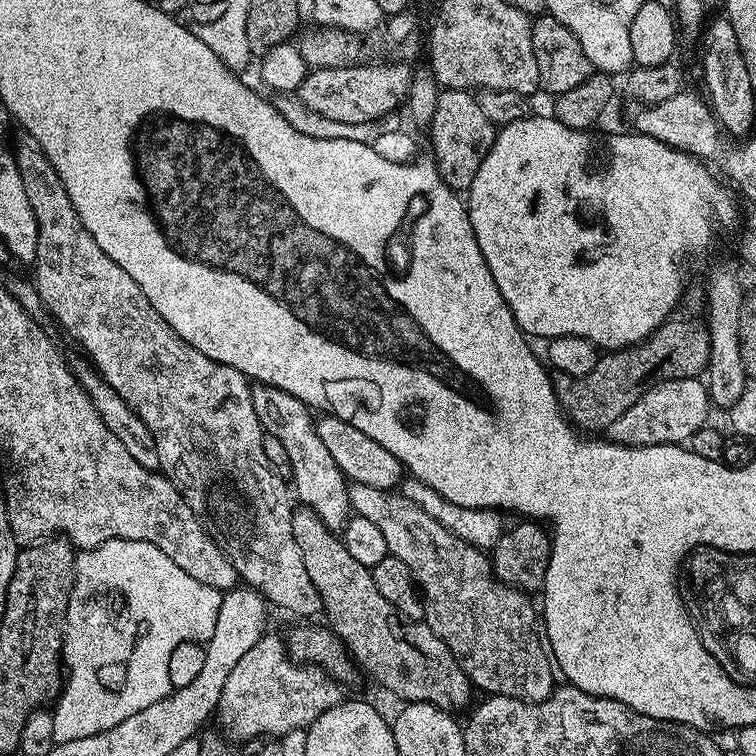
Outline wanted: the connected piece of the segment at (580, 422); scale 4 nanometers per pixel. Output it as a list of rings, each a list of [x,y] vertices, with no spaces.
[[[669,318],[641,344],[629,348],[609,351],[596,361],[594,370],[585,376],[555,377],[556,397],[560,399],[560,411],[572,421],[577,429],[589,428],[589,433],[607,430],[610,425],[646,390],[650,390],[663,380],[697,378],[707,369],[710,358],[710,334],[703,323],[696,320],[676,320]]]

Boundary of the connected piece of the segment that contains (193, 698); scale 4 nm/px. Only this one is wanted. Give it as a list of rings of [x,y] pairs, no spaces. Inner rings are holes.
[[[229,588],[222,595],[222,606],[218,606],[218,623],[214,625],[214,634],[210,634],[203,645],[205,666],[199,671],[198,678],[188,686],[169,692],[166,698],[154,702],[154,706],[146,706],[148,712],[152,712],[152,720],[176,720],[176,744],[172,744],[174,750],[178,750],[182,742],[193,739],[211,721],[208,720],[211,716],[213,719],[220,707],[222,686],[226,686],[226,678],[230,678],[230,673],[245,656],[246,650],[250,650],[250,646],[254,646],[254,642],[265,635],[264,619],[268,616],[267,610],[264,597],[255,588]]]

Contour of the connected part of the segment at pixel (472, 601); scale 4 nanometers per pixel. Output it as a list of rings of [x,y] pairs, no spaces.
[[[353,483],[348,489],[348,503],[355,515],[370,518],[370,522],[378,526],[379,532],[386,538],[389,553],[409,567],[423,596],[423,619],[434,630],[434,634],[438,634],[438,638],[450,646],[450,654],[454,654],[468,679],[479,691],[481,688],[484,694],[509,696],[515,700],[526,700],[530,704],[541,704],[547,696],[552,695],[554,664],[542,643],[537,605],[535,608],[528,601],[531,600],[529,593],[512,588],[509,584],[501,584],[496,579],[487,551],[460,540],[399,491]]]

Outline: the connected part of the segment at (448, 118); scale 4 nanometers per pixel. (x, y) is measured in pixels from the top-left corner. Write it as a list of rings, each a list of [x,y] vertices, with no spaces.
[[[446,88],[441,91],[426,136],[432,139],[430,156],[435,160],[437,170],[448,187],[460,194],[471,186],[478,174],[478,166],[482,166],[490,146],[496,141],[497,131],[497,125],[486,118],[479,99],[471,91],[462,88]]]

